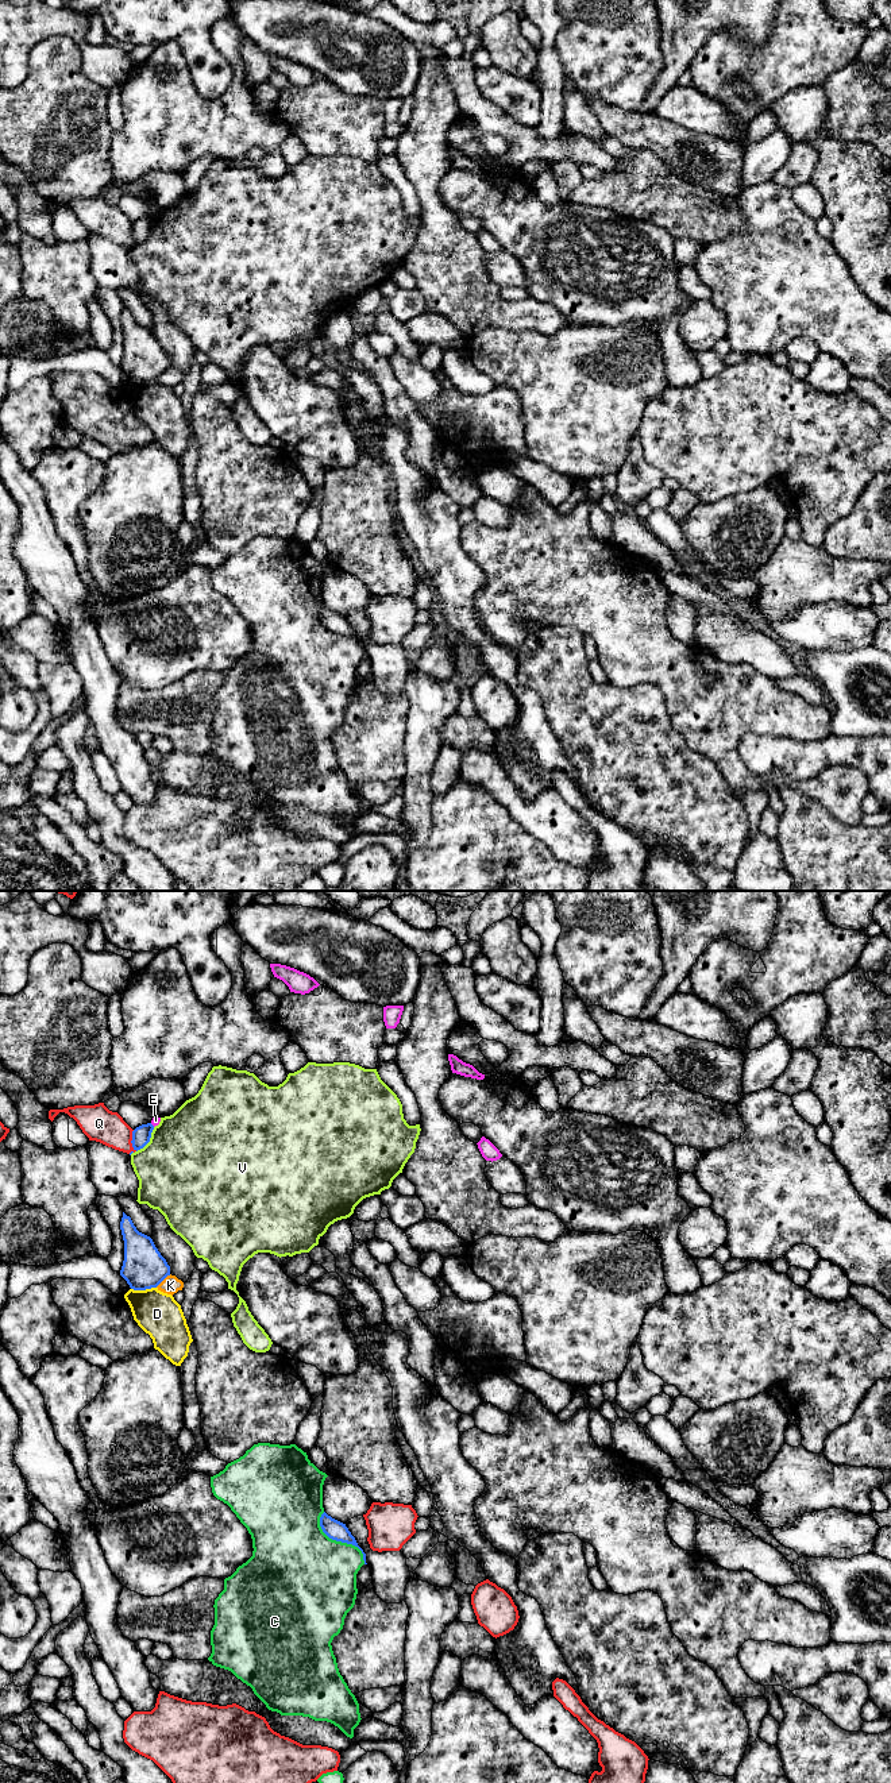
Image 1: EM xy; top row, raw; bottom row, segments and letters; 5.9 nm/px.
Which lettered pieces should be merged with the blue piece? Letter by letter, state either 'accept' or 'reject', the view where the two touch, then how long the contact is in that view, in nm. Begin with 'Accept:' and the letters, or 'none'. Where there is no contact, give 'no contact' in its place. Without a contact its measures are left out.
Accept: E
C: reject | xy | 400 nm
D: reject | xy | 150 nm
E: accept | xy | 40 nm
K: reject | xy | 120 nm
Q: reject | xy | 150 nm
V: reject | xy | 190 nm

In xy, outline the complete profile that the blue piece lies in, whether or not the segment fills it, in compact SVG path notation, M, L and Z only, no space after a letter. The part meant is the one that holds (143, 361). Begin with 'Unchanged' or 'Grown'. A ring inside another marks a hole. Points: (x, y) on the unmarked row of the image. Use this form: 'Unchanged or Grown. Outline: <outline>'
Unchanged. Outline: M123 305L120 323L124 333L124 354L120 368L134 383L157 381L167 368L170 359L155 340L153 332L136 323Z

